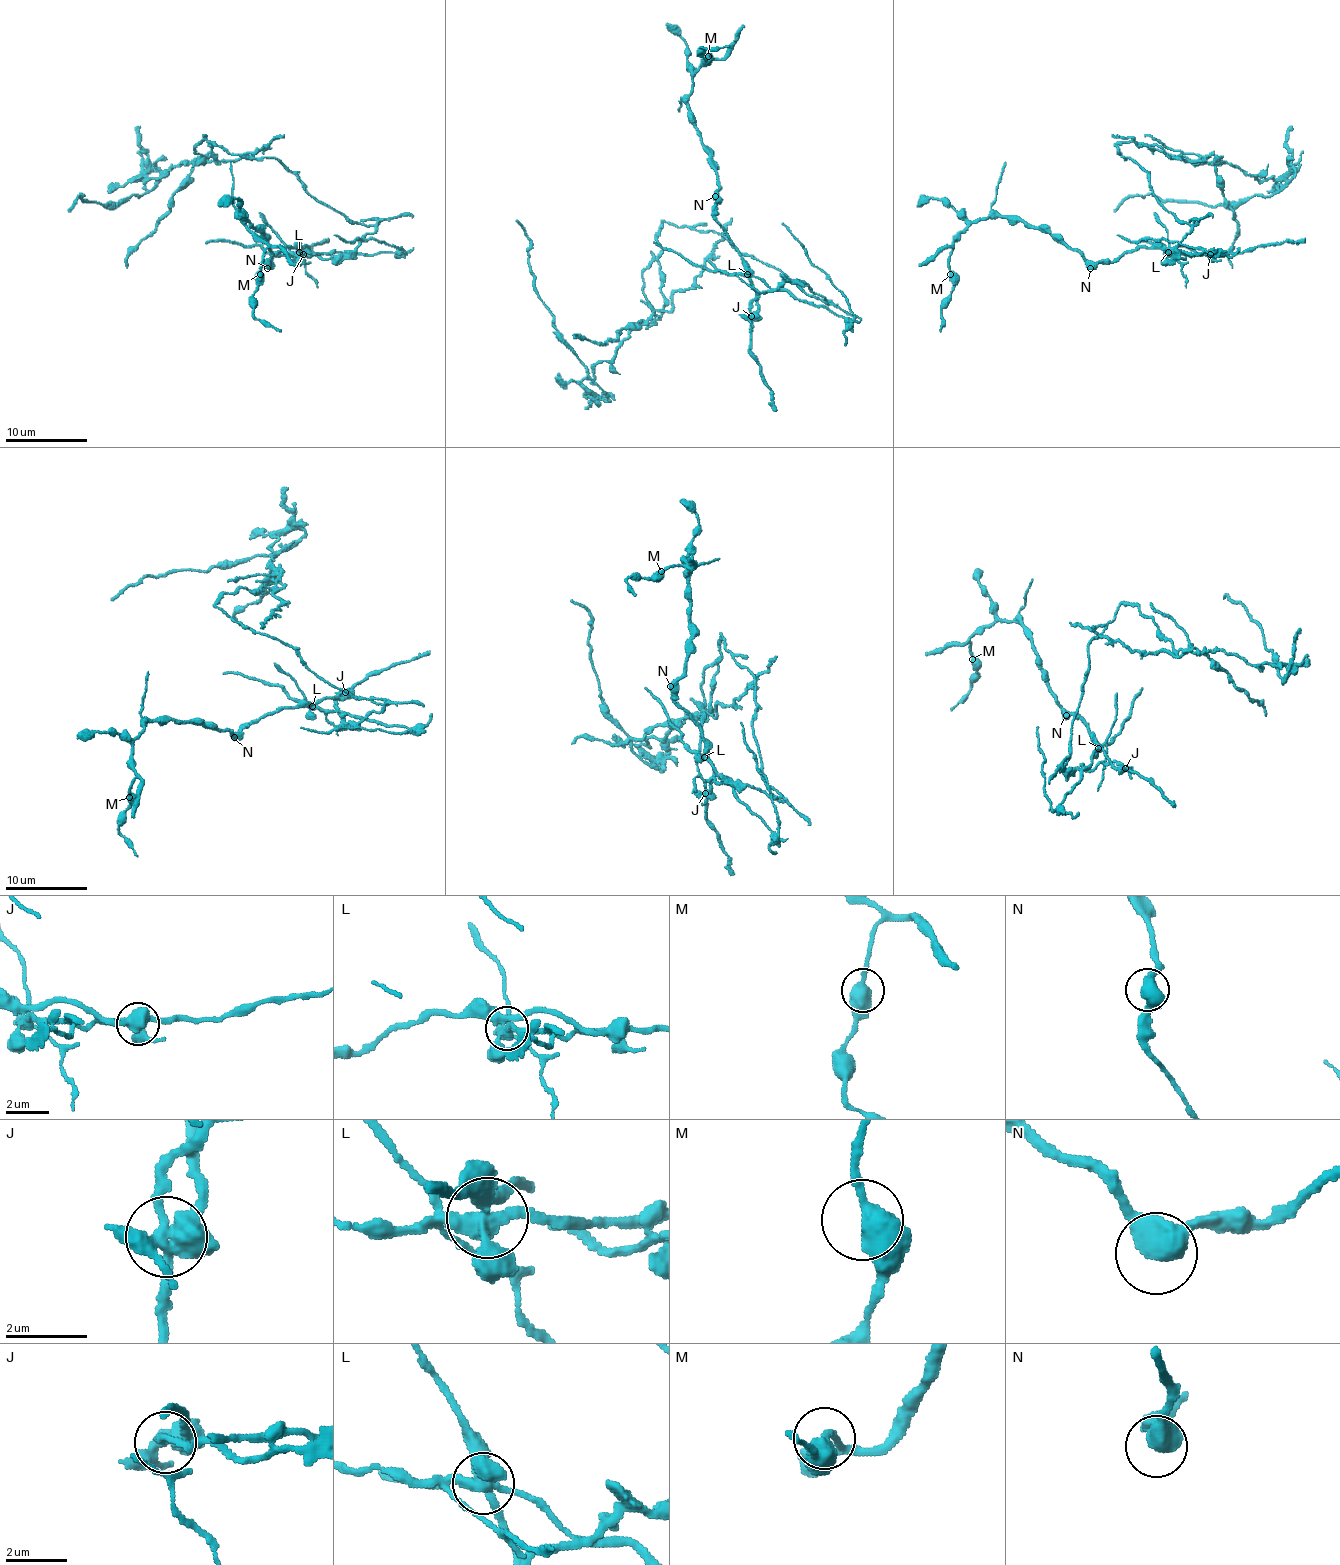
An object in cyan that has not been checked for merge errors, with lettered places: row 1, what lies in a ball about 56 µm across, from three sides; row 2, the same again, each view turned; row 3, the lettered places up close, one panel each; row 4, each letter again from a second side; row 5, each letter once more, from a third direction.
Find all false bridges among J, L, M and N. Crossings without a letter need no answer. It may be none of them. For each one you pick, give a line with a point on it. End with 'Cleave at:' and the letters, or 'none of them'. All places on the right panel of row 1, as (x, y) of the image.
J: at (1210, 254)
L: at (1168, 252)
Cleave at: J, L

